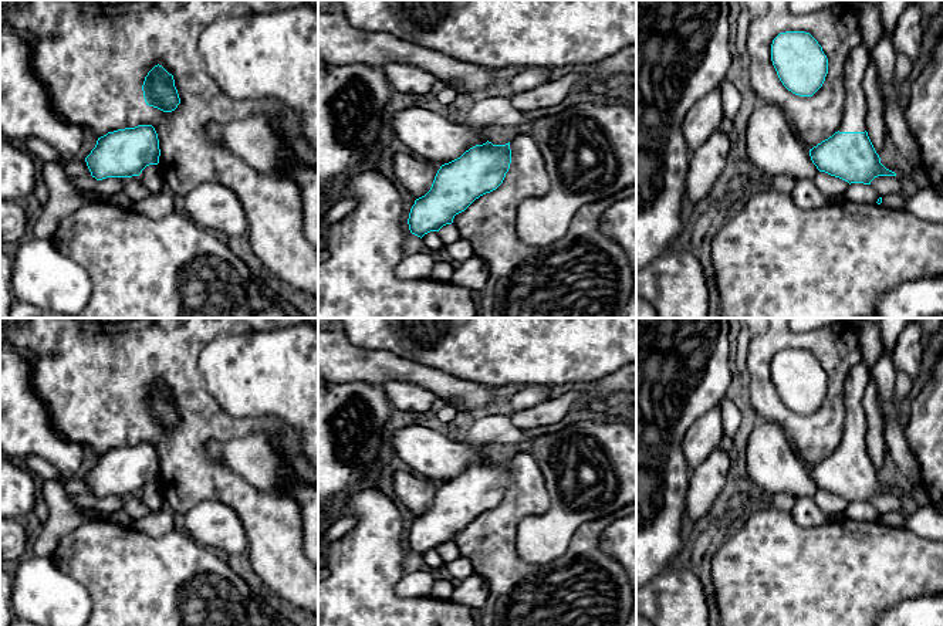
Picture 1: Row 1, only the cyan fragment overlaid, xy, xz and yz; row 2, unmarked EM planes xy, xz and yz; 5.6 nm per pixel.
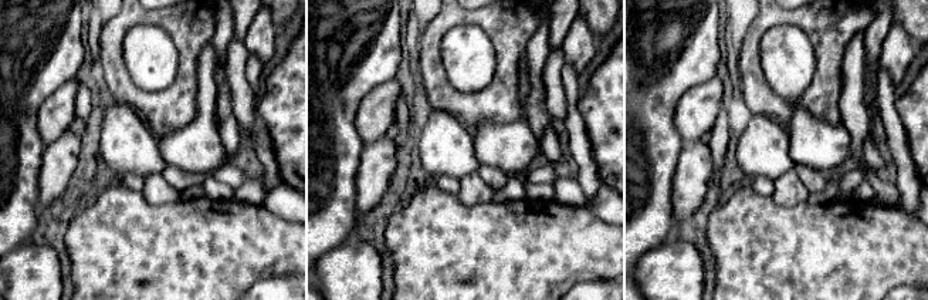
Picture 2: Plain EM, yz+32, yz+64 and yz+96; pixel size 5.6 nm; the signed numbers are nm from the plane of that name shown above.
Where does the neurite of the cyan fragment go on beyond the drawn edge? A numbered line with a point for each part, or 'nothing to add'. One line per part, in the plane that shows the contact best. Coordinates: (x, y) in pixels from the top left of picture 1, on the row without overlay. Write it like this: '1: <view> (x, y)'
1: yz (855, 420)

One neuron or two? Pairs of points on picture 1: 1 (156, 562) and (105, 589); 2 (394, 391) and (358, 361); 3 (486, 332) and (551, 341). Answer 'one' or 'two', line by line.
1: one
2: two
3: one

